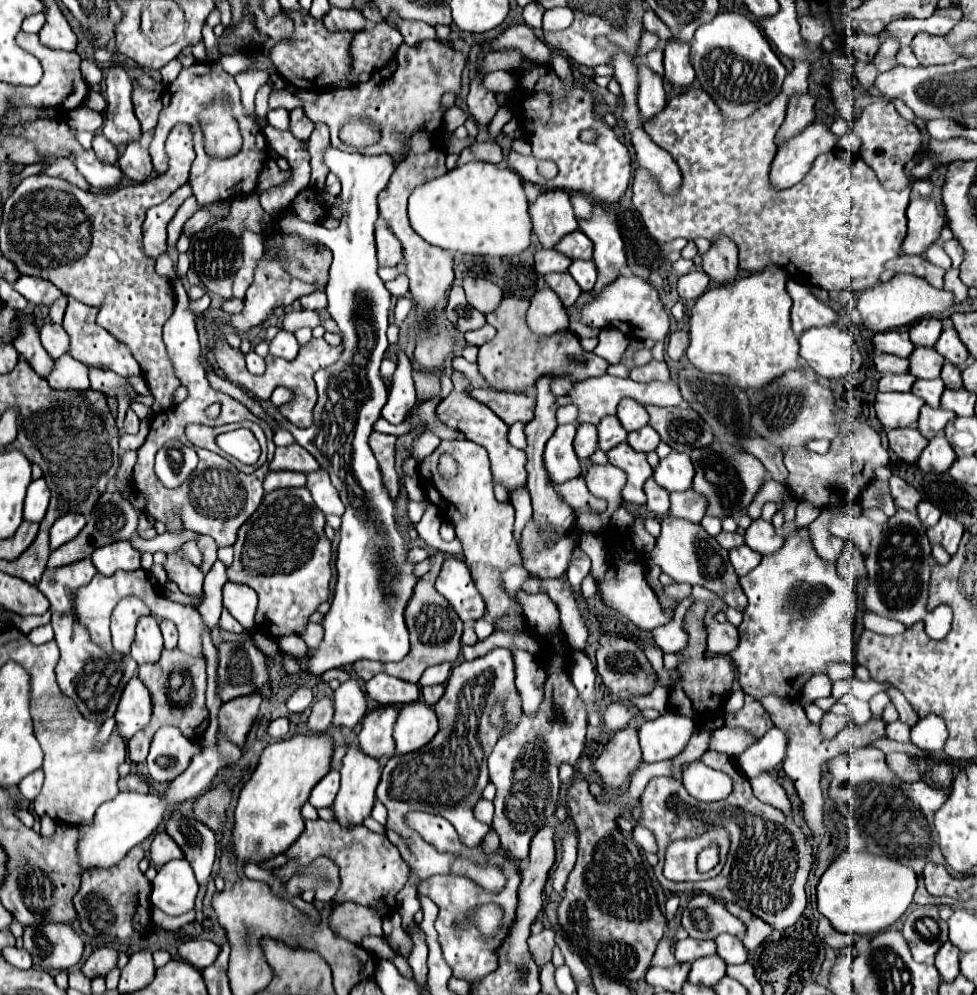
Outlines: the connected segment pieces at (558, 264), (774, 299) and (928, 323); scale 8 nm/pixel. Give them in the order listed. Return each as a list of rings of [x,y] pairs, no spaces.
[[[541,248],[541,250],[535,252],[535,268],[541,274],[567,272],[569,264],[571,264],[571,260],[565,254],[553,250],[553,248],[549,248],[549,250],[547,248]]]
[[[767,268],[755,274],[739,276],[733,282],[711,286],[701,294],[689,316],[689,362],[703,372],[717,372],[733,378],[739,388],[761,388],[785,370],[799,366],[799,338],[791,330],[791,298],[785,290],[787,276],[779,268]]]
[[[923,318],[909,328],[909,336],[911,336],[911,342],[915,346],[935,346],[935,342],[941,336],[941,330],[943,330],[941,320]]]

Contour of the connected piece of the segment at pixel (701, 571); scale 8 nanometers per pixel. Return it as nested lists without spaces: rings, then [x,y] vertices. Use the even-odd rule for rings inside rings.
[[[667,514],[661,520],[661,536],[657,538],[657,554],[649,554],[649,564],[659,566],[675,582],[699,584],[699,586],[715,592],[731,608],[745,610],[745,606],[747,606],[747,596],[739,588],[739,578],[729,562],[727,552],[717,544],[717,540],[713,536],[709,536],[703,530],[701,524],[679,520],[679,518],[673,518]]]

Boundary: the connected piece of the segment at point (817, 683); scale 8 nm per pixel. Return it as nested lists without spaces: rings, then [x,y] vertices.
[[[815,674],[813,678],[809,678],[809,682],[803,686],[801,696],[799,696],[799,704],[811,704],[817,698],[827,698],[831,696],[831,680],[825,674]]]

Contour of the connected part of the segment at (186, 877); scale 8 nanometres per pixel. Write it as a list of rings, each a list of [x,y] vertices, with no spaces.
[[[167,862],[159,868],[151,892],[151,904],[169,916],[181,916],[195,908],[197,880],[189,862]]]

